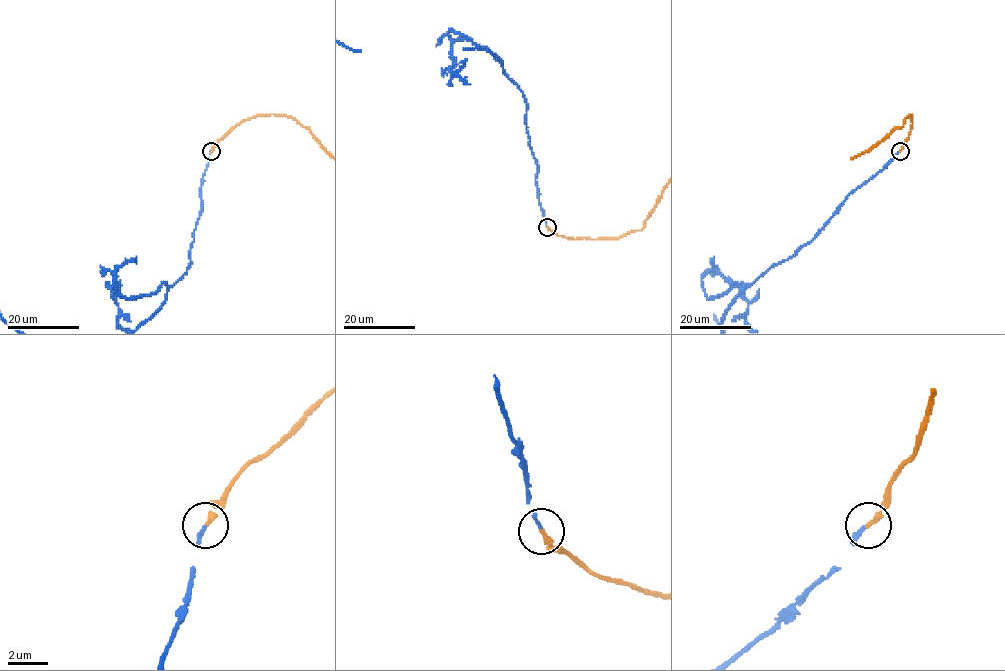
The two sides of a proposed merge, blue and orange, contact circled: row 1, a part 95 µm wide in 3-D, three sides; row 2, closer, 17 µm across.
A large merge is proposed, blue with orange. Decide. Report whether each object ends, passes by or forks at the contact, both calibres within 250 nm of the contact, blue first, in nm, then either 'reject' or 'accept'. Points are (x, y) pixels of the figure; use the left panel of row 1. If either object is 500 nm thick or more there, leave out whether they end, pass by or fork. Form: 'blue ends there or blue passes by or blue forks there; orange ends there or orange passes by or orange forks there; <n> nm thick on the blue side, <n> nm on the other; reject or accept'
blue ends there; orange ends there; 160 nm thick on the blue side, 260 nm on the other; accept

